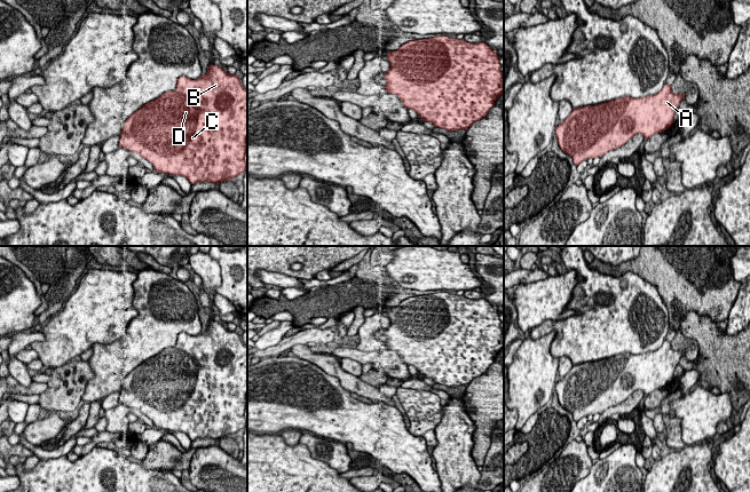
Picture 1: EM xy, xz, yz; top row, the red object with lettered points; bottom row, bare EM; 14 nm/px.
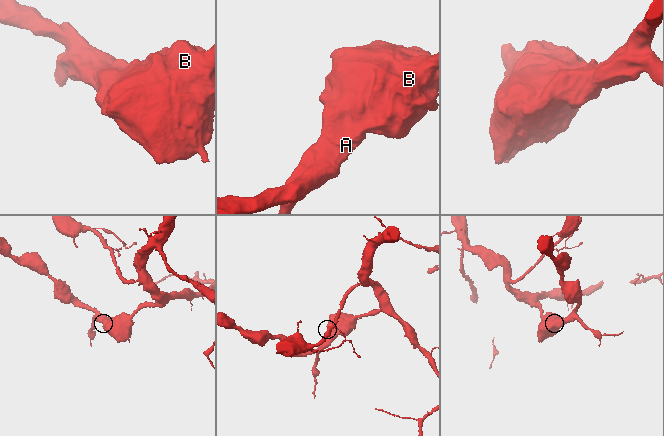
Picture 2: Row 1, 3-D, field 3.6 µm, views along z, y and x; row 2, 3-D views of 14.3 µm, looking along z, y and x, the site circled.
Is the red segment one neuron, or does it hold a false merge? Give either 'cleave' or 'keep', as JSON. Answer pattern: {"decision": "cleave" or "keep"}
{"decision": "keep"}

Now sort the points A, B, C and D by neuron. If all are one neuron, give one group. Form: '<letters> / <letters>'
A B C D

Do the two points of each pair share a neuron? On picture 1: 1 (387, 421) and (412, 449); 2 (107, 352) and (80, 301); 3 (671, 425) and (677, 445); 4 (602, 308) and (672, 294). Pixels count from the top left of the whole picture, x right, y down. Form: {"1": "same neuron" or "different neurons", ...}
{"1": "same neuron", "2": "different neurons", "3": "same neuron", "4": "different neurons"}

